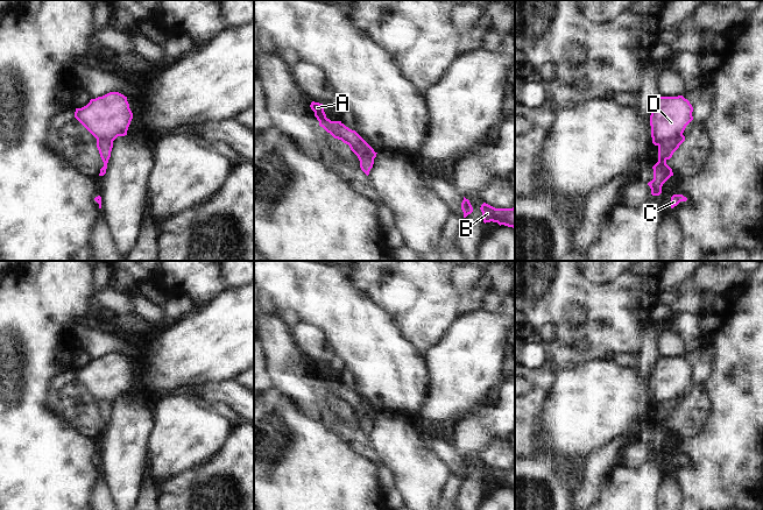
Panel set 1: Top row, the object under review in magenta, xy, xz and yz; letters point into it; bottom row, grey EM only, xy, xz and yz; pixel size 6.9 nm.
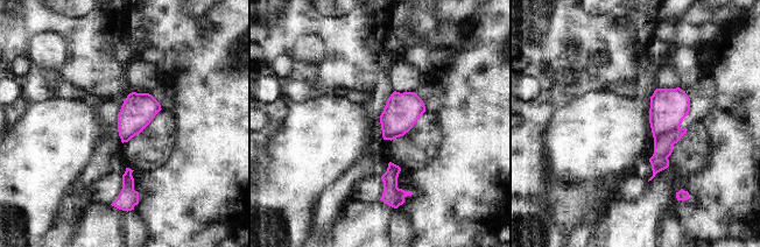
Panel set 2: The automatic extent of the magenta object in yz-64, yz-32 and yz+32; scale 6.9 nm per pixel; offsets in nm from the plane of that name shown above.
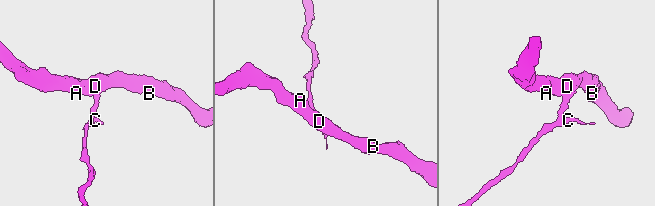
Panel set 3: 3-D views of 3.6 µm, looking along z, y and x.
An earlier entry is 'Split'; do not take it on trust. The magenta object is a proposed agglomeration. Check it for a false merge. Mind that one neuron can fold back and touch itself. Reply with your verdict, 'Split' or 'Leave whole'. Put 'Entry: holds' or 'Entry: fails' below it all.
Split
Entry: holds

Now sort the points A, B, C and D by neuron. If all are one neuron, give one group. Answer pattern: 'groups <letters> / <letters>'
groups A B D / C

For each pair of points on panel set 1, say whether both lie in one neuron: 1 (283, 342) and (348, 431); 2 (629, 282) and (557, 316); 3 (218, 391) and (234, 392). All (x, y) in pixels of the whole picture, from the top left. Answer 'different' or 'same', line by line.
1: same
2: same
3: same

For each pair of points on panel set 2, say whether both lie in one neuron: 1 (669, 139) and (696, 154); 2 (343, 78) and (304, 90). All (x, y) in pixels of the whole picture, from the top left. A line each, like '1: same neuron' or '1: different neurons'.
1: different neurons
2: same neuron

